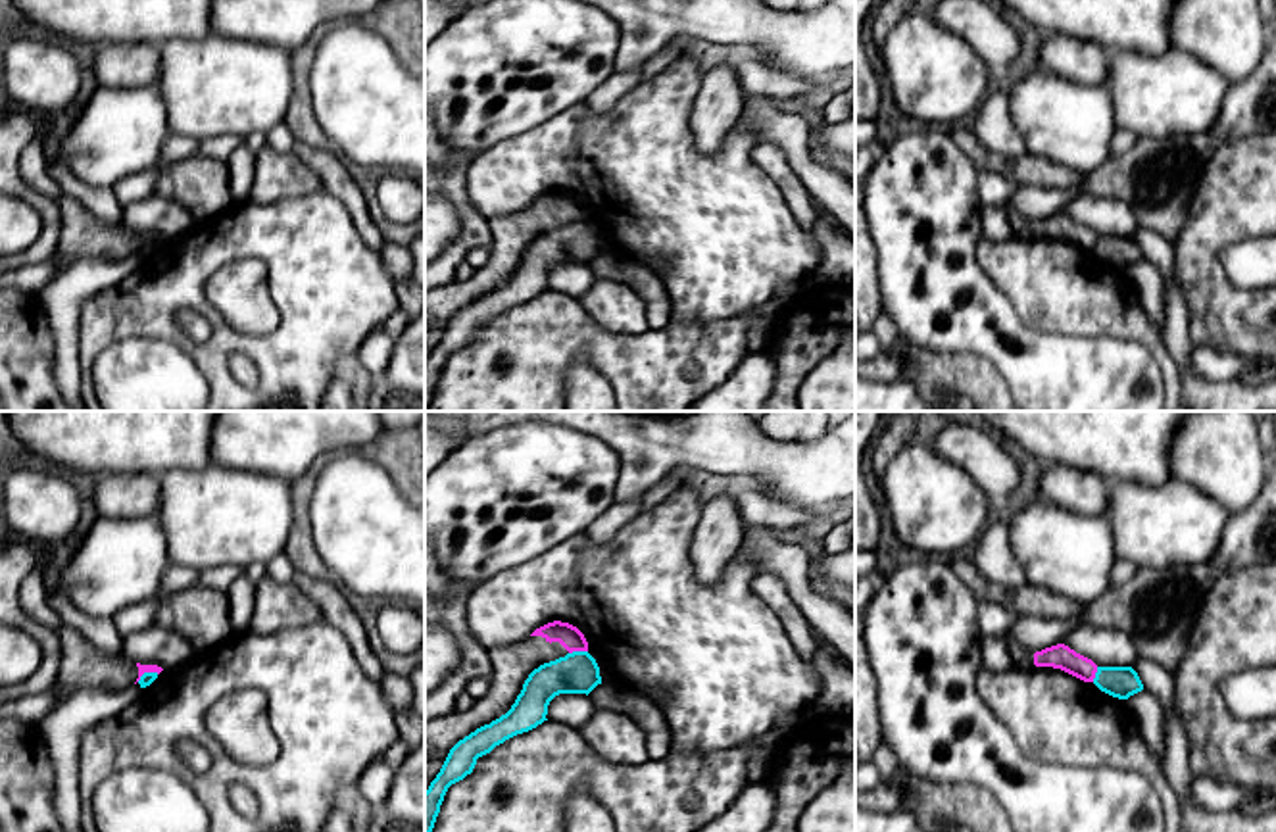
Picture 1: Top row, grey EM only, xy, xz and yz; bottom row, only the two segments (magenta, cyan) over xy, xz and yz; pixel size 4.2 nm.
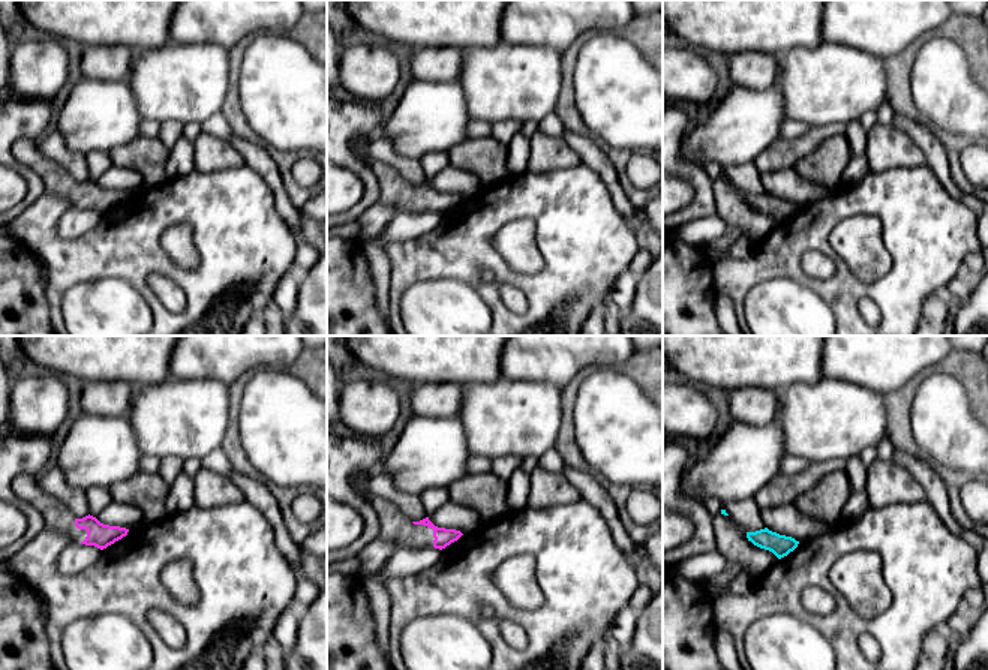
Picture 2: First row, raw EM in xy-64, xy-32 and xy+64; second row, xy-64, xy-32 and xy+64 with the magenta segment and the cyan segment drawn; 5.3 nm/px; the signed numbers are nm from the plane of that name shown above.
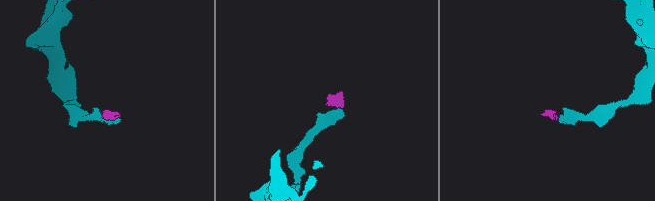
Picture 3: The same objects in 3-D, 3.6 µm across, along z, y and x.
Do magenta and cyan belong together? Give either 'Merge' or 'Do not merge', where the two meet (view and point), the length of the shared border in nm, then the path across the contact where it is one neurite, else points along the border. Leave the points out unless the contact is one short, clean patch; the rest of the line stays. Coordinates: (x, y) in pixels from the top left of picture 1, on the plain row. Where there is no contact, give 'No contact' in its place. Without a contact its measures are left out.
Do not merge. Touches magenta at xz (577, 220). Shared border 80 nm. Boundary: xz (587, 220), (569, 223)

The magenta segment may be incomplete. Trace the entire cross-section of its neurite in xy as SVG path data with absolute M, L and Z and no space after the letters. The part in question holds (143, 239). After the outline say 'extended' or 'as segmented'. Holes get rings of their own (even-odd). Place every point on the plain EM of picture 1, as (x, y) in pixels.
M69 194L58 198L61 211L61 238L58 250L71 261L123 259L140 250L144 242L161 242L158 234L140 234L119 225L100 223L83 204Z; extended

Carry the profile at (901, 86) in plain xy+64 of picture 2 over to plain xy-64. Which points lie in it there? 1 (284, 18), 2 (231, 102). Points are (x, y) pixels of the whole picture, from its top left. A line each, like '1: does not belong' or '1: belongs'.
1: does not belong
2: belongs

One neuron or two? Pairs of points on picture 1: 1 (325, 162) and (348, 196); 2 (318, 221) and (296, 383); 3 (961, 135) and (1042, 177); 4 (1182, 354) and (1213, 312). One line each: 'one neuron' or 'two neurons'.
1: one neuron
2: one neuron
3: one neuron
4: two neurons

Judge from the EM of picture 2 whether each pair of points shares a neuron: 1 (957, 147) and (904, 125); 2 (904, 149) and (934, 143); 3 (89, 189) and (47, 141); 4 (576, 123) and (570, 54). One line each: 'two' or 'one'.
1: two
2: two
3: two
4: one

